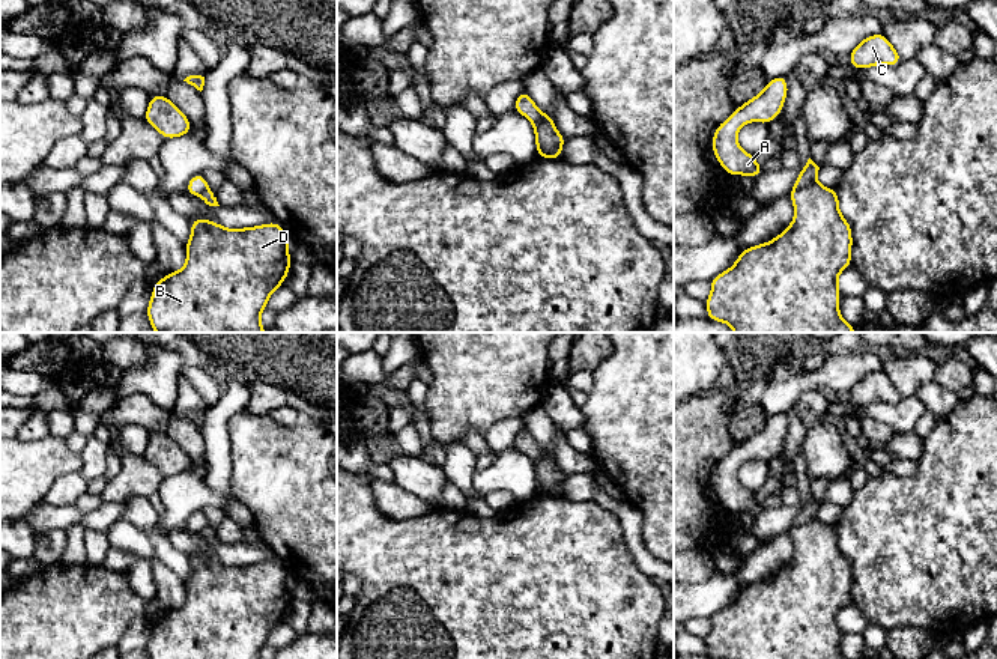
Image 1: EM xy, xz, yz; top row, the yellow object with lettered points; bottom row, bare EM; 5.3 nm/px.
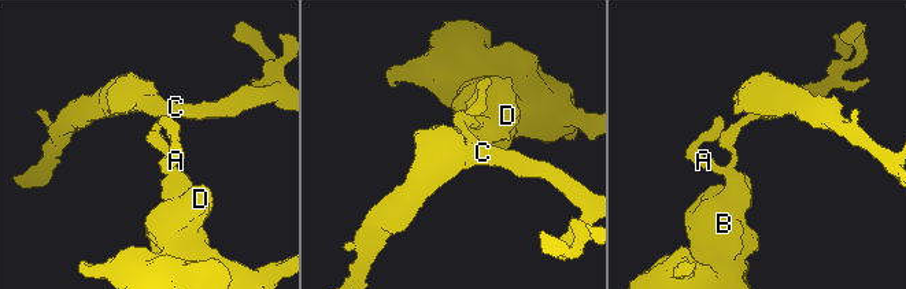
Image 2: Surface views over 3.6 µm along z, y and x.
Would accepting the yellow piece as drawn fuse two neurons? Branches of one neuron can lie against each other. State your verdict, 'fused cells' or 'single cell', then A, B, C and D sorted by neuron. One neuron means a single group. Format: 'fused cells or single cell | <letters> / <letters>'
single cell | A B C D

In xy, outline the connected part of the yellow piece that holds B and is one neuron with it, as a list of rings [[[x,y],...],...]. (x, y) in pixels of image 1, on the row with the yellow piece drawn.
[[[195,218],[189,223],[192,232],[185,244],[185,266],[168,272],[153,284],[146,308],[152,330],[155,333],[266,333],[260,314],[268,307],[269,296],[284,283],[292,265],[284,229],[277,221],[242,229],[226,229],[212,220]]]

